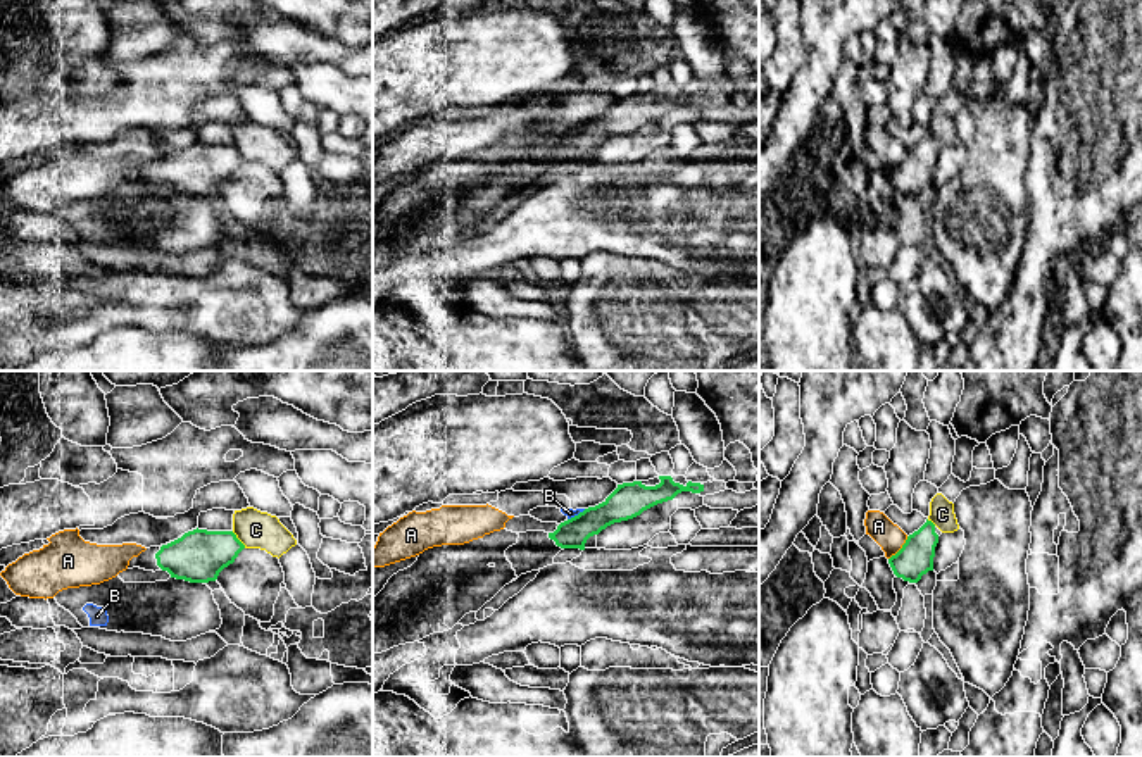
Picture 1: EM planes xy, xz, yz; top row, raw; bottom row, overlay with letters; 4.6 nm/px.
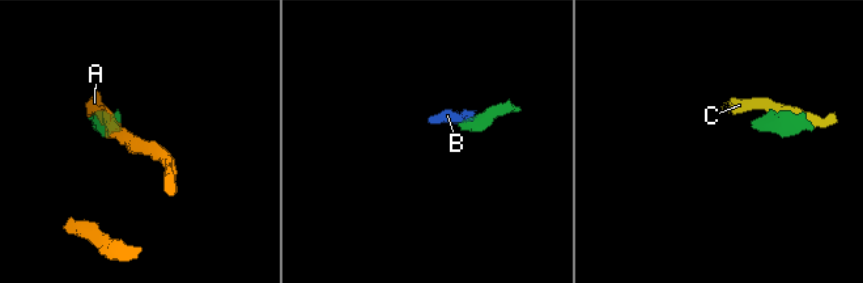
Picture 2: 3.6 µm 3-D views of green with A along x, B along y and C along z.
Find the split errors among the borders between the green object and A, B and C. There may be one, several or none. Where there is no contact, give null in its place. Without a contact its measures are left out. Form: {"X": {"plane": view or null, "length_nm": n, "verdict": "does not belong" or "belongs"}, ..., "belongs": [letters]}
{"A": {"plane": "yz", "length_nm": 140, "verdict": "does not belong"}, "B": {"plane": "xz", "length_nm": 100, "verdict": "does not belong"}, "C": {"plane": "xy", "length_nm": 100, "verdict": "does not belong"}, "belongs": []}

